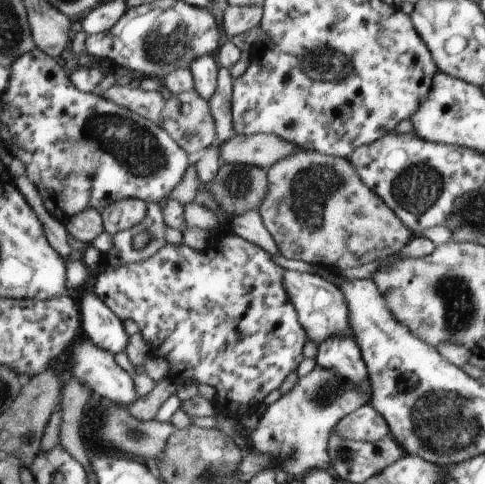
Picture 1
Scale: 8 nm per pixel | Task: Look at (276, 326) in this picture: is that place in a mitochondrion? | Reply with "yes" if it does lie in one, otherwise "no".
no

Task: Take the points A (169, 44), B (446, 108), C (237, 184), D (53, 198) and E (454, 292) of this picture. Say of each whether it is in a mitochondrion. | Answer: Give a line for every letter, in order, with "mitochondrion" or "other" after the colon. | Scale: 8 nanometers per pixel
A: mitochondrion
B: other
C: mitochondrion
D: other
E: mitochondrion

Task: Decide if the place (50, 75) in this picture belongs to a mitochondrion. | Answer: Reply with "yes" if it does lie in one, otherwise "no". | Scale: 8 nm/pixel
no

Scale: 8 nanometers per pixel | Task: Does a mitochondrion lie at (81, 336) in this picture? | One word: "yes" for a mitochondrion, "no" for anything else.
no

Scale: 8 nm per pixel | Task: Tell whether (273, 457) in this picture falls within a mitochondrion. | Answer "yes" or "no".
no

